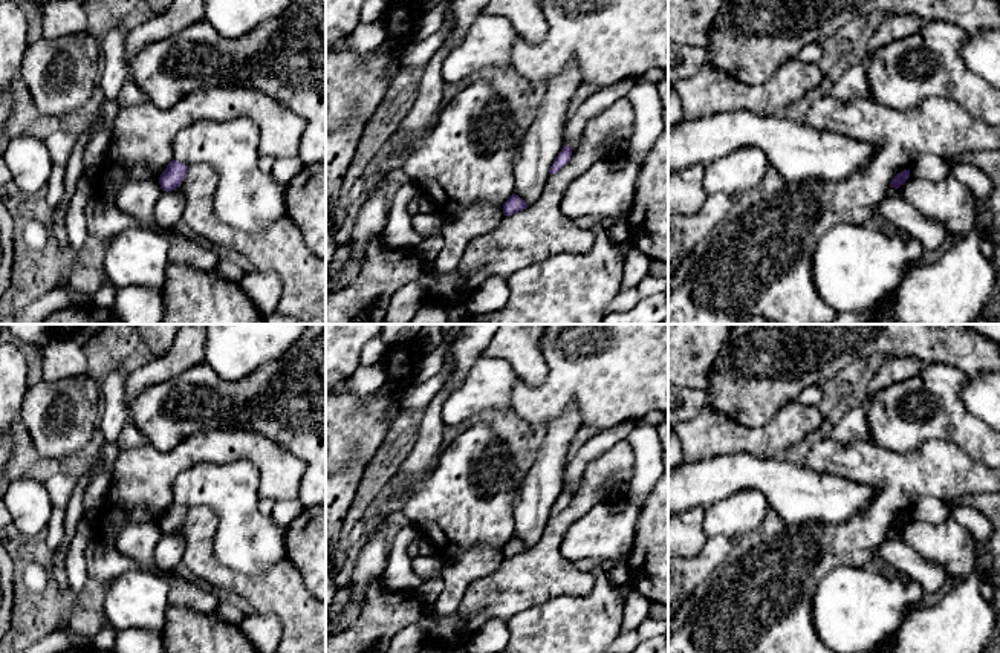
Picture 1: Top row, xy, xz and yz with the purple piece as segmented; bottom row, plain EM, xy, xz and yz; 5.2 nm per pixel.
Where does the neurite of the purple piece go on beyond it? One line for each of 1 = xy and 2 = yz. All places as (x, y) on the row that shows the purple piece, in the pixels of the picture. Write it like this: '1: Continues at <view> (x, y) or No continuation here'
1: No continuation here
2: No continuation here

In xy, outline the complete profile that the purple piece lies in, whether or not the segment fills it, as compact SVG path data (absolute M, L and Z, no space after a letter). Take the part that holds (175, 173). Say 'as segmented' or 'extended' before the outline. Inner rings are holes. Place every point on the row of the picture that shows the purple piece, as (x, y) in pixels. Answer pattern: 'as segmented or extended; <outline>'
as segmented; M173 159L159 177L161 188L164 191L176 190L185 179L187 171L188 171L188 165Z

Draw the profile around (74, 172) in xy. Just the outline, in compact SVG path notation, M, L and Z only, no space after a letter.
M98 109L89 128L83 135L76 136L76 142L73 145L73 150L72 150L67 165L64 168L66 191L64 191L63 200L57 206L60 210L63 219L66 219L67 206L69 206L72 196L75 194L78 182L84 176L84 164L83 164L84 147L90 141L92 135L104 127L101 116L99 116L99 110L101 109Z

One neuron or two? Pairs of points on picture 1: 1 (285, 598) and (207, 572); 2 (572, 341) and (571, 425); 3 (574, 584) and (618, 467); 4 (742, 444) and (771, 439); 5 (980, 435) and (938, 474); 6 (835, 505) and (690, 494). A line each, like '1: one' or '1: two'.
1: one
2: two
3: one
4: one
5: two
6: one

